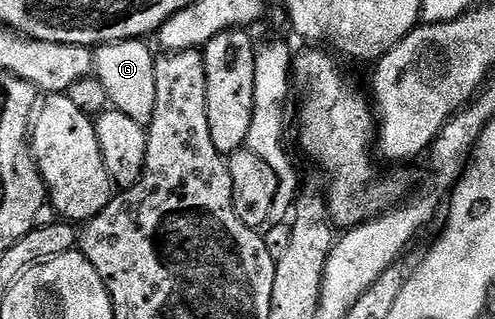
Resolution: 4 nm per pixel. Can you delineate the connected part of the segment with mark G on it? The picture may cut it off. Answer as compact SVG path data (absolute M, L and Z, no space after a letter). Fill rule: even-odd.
M129 39L119 43L103 43L94 51L96 77L108 93L110 107L143 125L149 125L154 120L158 97L154 68L156 55L146 45L141 39Z

